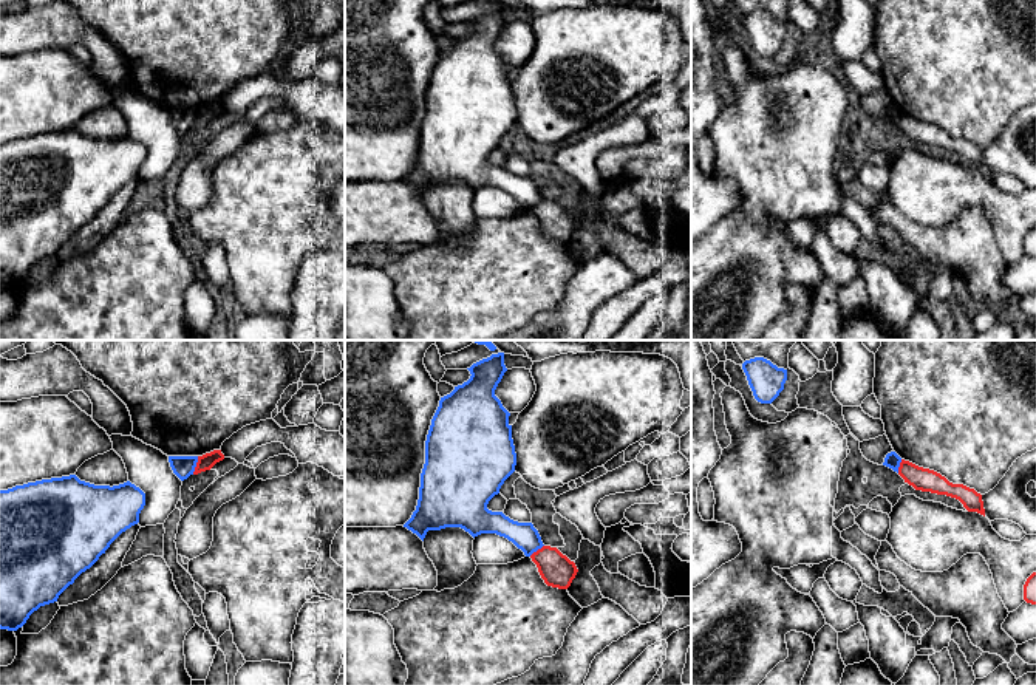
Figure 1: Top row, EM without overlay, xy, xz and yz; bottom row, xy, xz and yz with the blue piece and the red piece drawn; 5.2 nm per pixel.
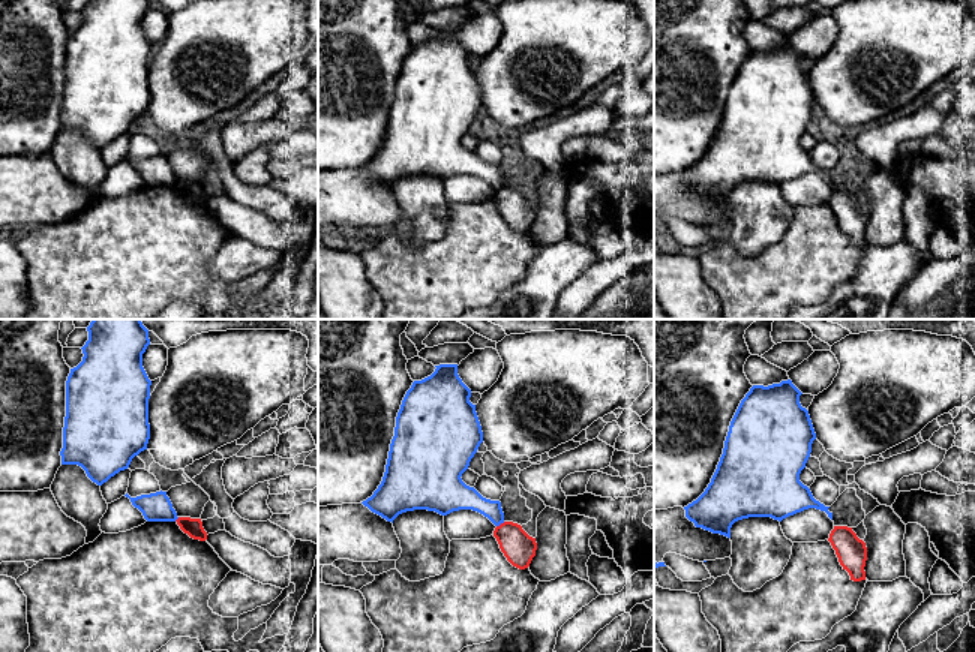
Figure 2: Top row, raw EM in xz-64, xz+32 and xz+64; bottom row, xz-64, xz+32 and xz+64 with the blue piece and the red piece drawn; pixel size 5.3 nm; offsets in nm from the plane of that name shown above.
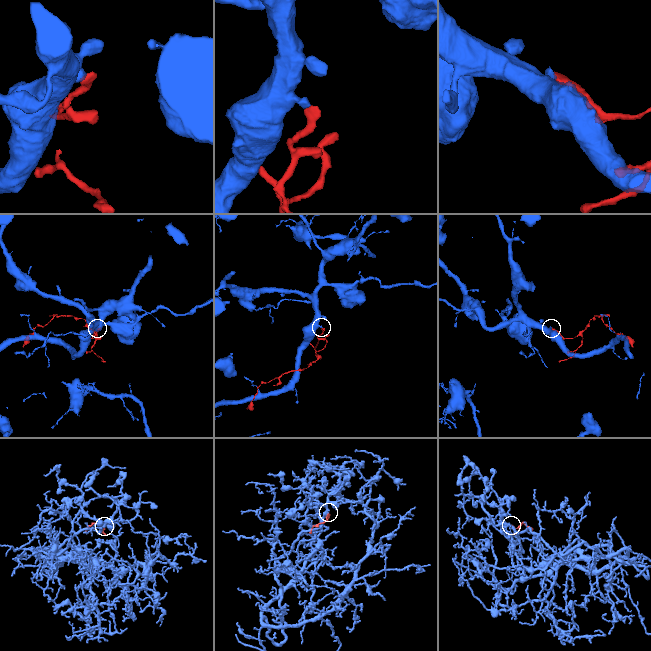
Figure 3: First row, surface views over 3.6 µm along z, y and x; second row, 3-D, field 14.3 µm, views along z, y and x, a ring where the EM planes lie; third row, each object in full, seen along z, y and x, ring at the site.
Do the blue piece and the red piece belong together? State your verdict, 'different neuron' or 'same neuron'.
different neuron

